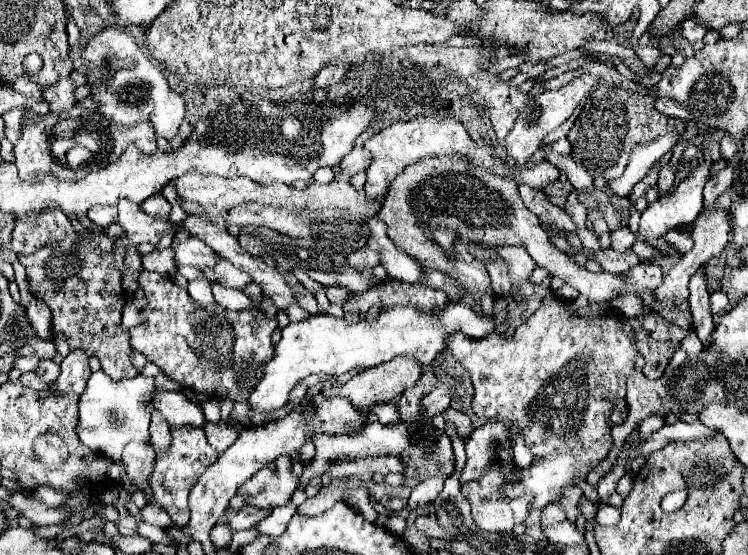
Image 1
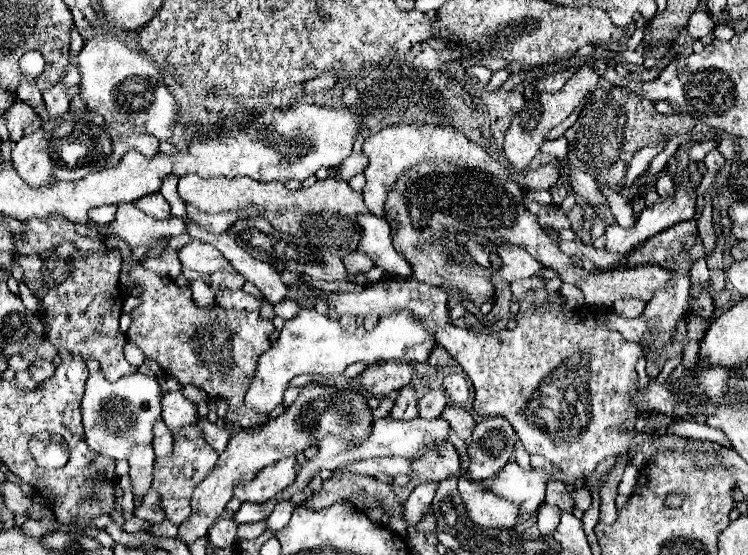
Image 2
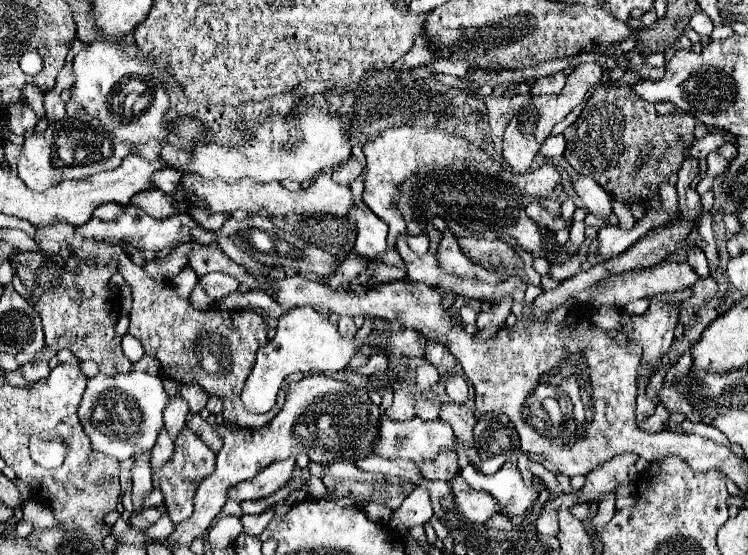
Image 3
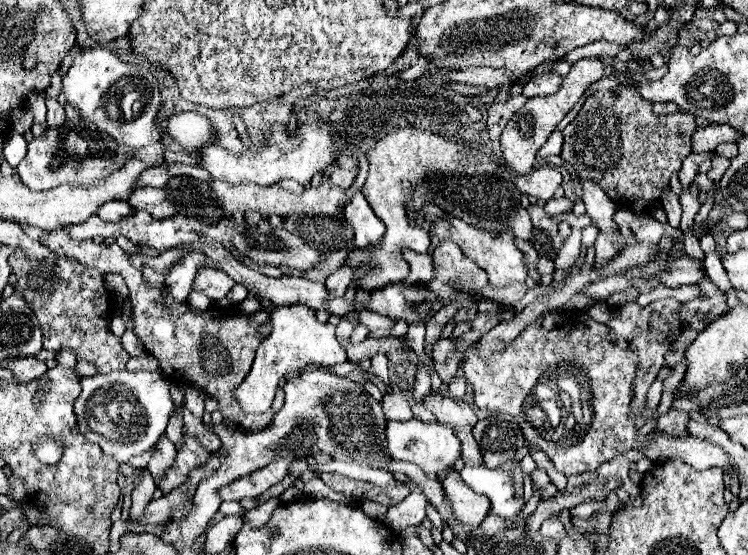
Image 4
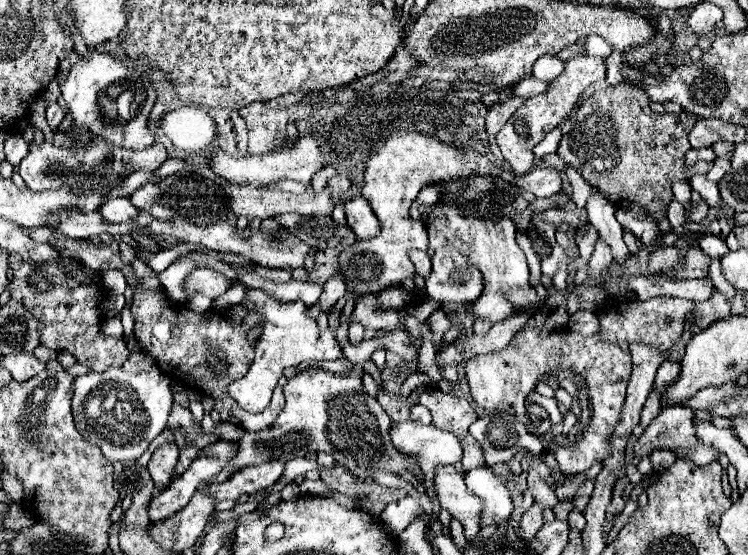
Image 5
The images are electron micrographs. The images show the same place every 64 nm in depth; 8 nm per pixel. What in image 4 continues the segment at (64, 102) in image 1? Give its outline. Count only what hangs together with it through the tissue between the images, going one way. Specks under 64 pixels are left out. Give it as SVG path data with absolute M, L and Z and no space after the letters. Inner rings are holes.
M48 98L46 100L46 106L48 106L48 126L54 128L54 126L62 126L64 120L66 120L66 114L64 114L64 108L58 100L54 98Z

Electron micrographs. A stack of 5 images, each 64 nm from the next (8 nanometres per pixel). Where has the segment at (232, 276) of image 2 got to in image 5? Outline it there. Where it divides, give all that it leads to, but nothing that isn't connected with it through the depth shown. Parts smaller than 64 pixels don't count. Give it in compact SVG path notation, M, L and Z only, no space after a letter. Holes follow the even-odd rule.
M196 268L188 280L186 280L186 294L188 298L196 296L196 292L202 292L208 298L216 298L220 294L224 294L230 286L230 280L224 278L220 272L212 270L212 268ZM198 286L202 290L198 290Z

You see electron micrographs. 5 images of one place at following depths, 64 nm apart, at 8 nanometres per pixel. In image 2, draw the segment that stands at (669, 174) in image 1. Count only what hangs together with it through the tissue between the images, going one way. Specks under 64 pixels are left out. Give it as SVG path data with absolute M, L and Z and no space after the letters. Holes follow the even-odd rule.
M662 174L662 176L658 178L658 182L656 182L656 192L658 192L662 198L666 198L666 200L674 198L676 186L674 186L674 182L672 182L672 178L670 178L668 174Z

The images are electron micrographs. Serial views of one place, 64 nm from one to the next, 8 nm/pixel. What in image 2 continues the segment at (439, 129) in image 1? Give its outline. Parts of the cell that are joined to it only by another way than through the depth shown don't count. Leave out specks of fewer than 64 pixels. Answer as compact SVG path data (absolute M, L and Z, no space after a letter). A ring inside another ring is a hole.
M388 126L378 130L376 134L368 136L364 140L364 154L368 156L368 166L364 170L366 174L366 186L364 186L364 204L368 206L368 210L380 218L386 218L384 212L384 204L386 204L386 196L392 190L394 182L410 168L414 168L420 162L426 160L418 160L420 156L430 154L428 152L428 128L426 126ZM418 156L418 158L416 158Z

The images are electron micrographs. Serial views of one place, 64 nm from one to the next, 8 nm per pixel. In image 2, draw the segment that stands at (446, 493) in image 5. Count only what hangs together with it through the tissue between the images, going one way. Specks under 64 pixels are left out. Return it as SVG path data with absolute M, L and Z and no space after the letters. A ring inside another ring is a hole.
M458 478L458 492L474 524L482 528L512 528L518 522L518 506L494 496L464 478Z

